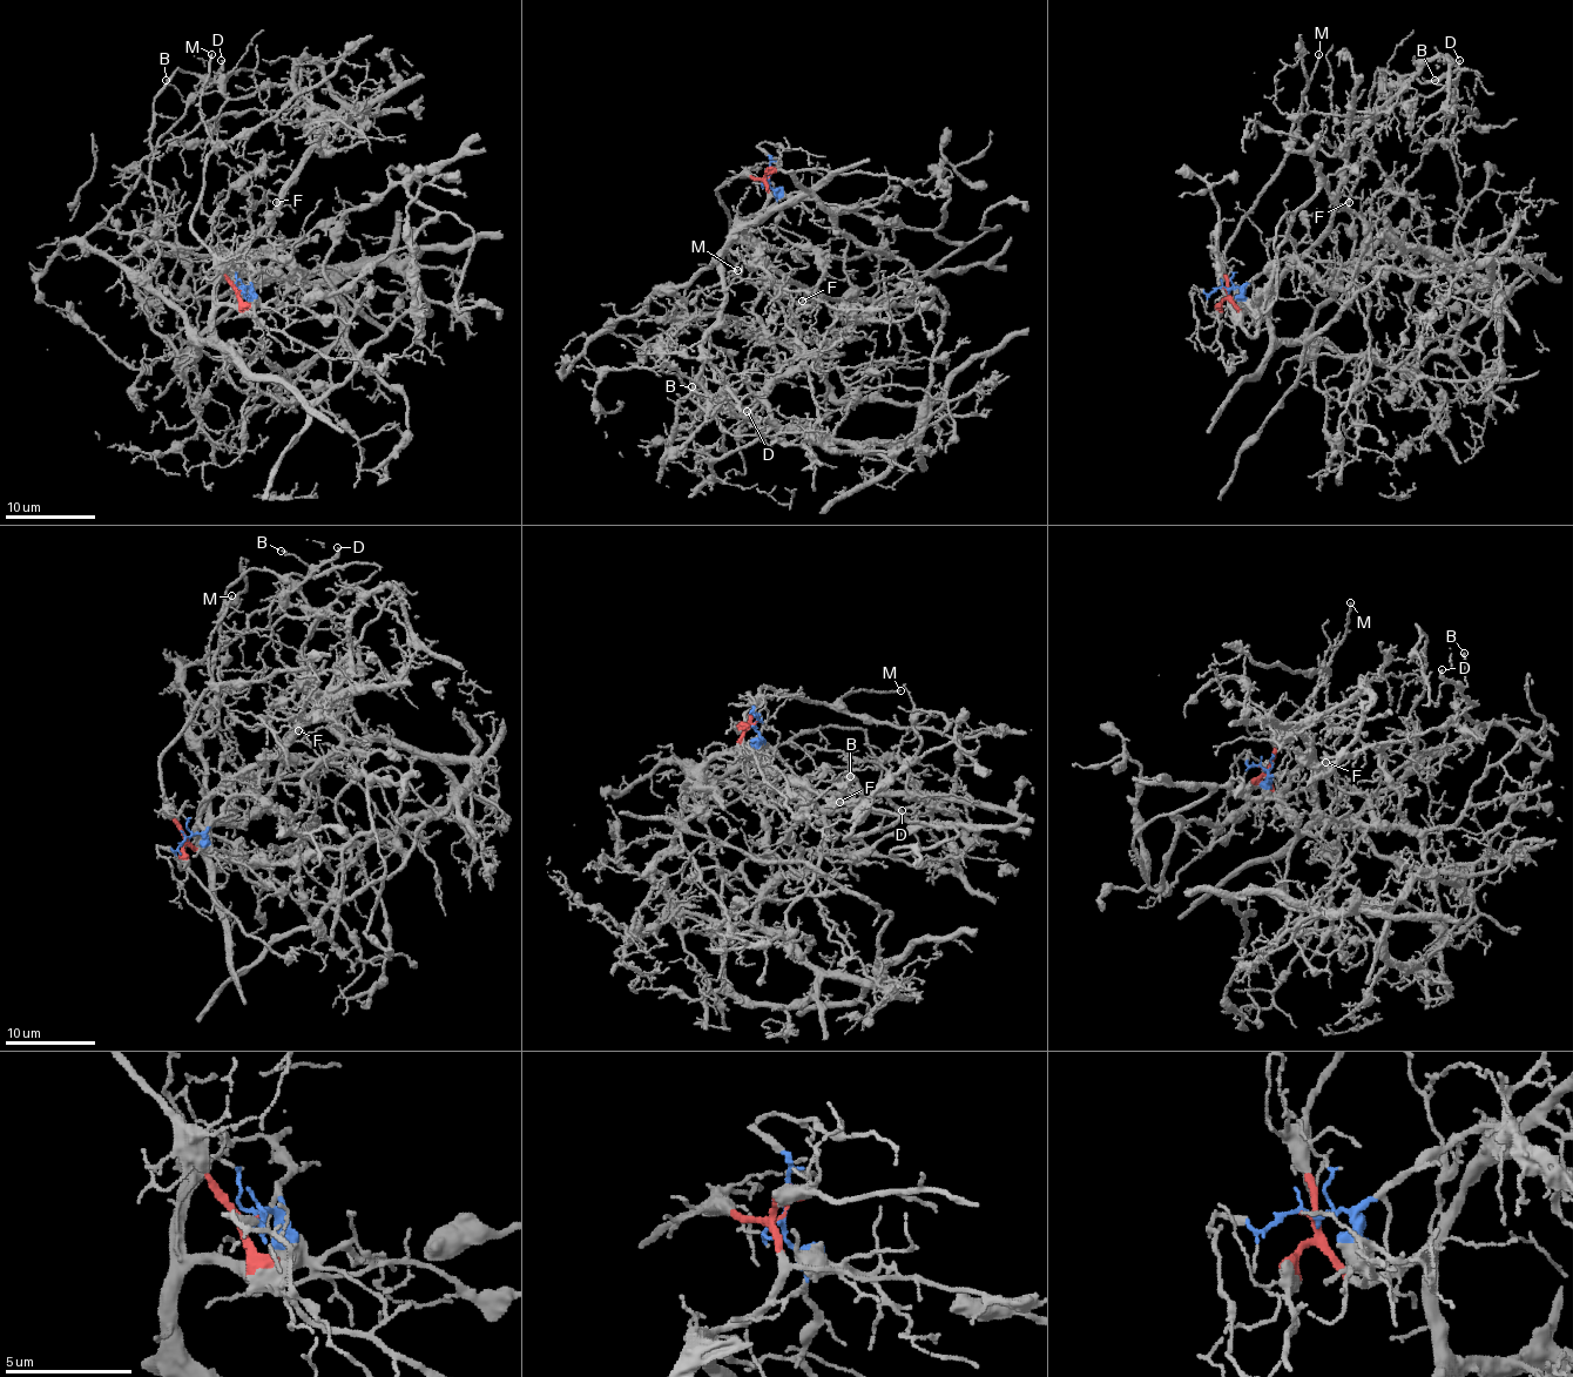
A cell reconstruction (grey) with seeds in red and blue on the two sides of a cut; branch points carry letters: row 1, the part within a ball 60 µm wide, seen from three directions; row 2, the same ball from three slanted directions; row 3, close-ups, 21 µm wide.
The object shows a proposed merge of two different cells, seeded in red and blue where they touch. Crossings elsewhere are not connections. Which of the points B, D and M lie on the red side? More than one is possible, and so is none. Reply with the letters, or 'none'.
B, D, M

